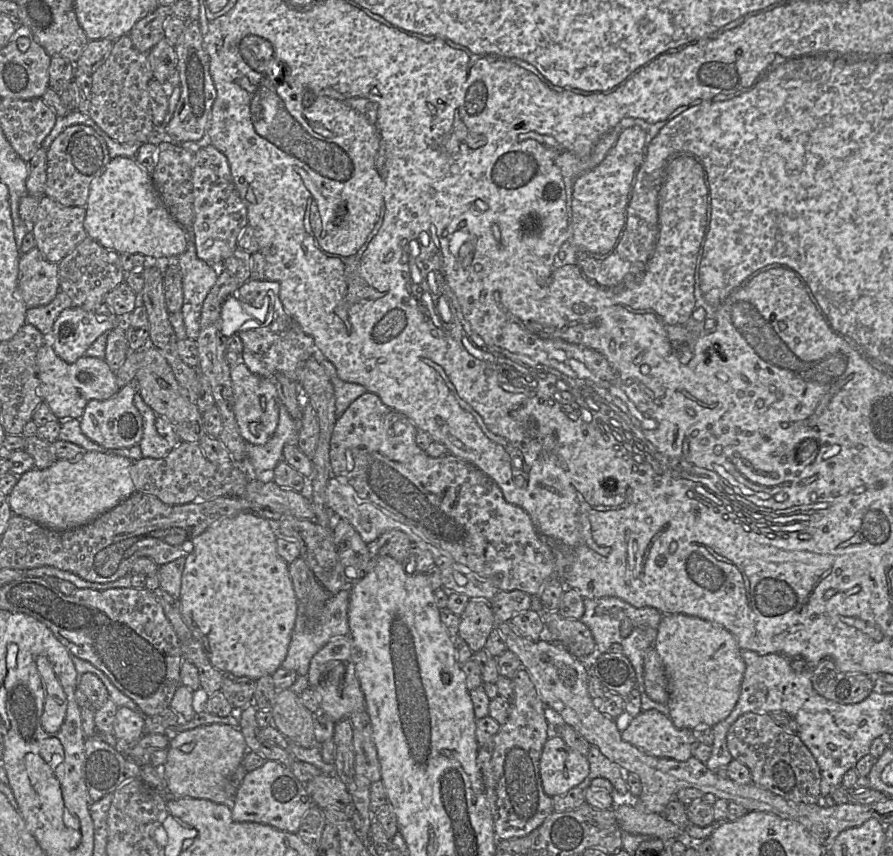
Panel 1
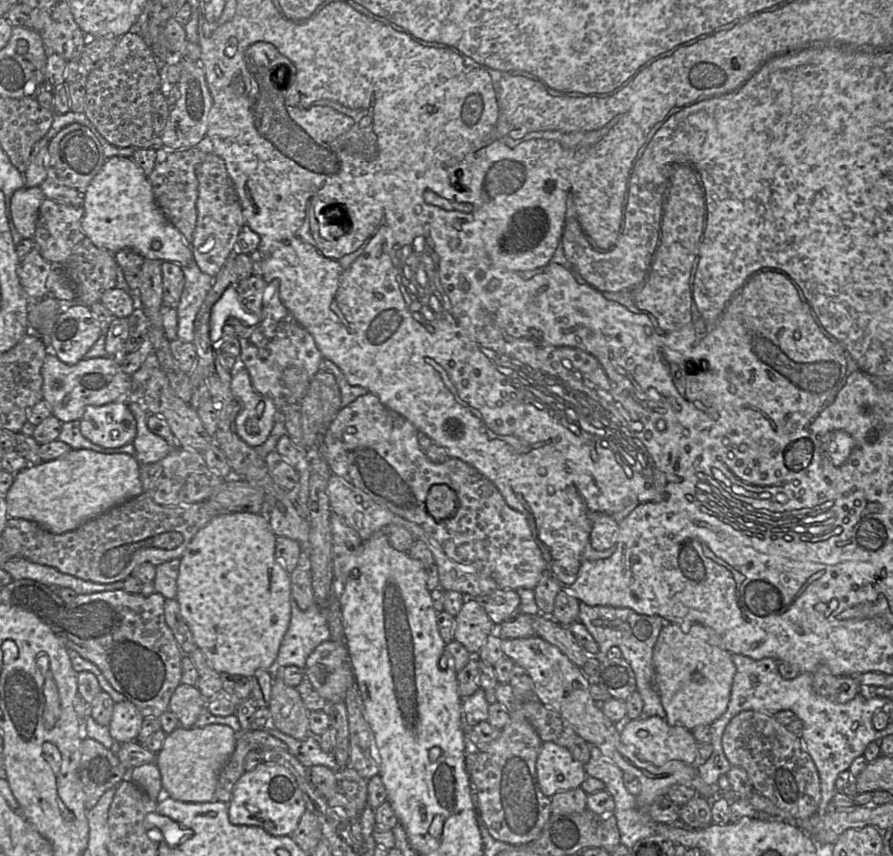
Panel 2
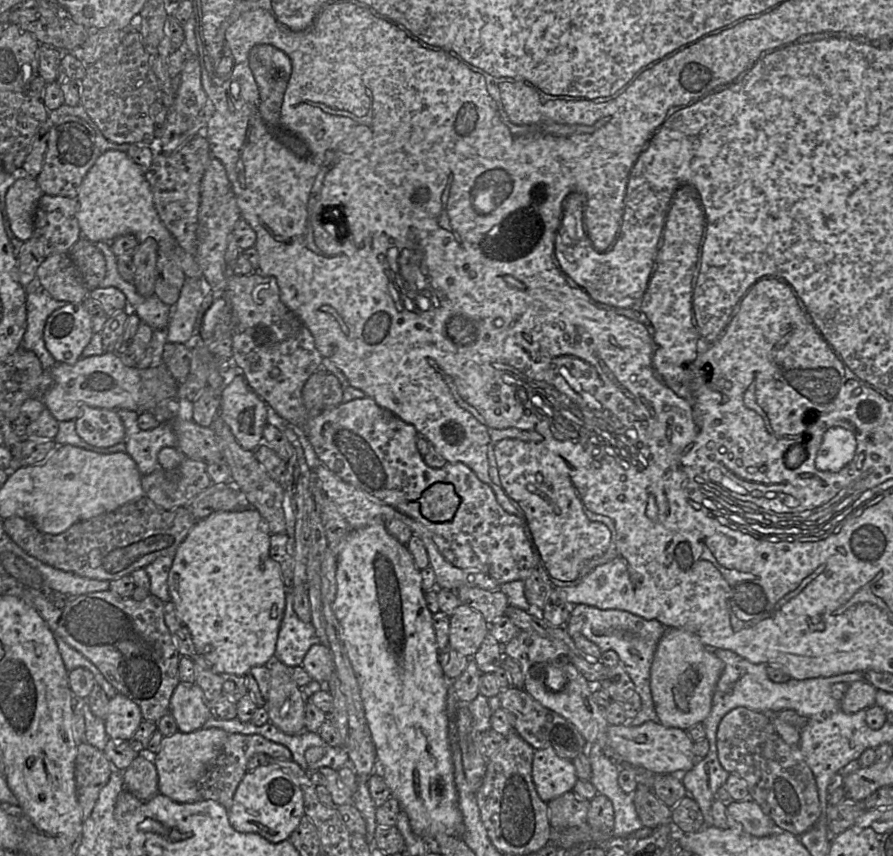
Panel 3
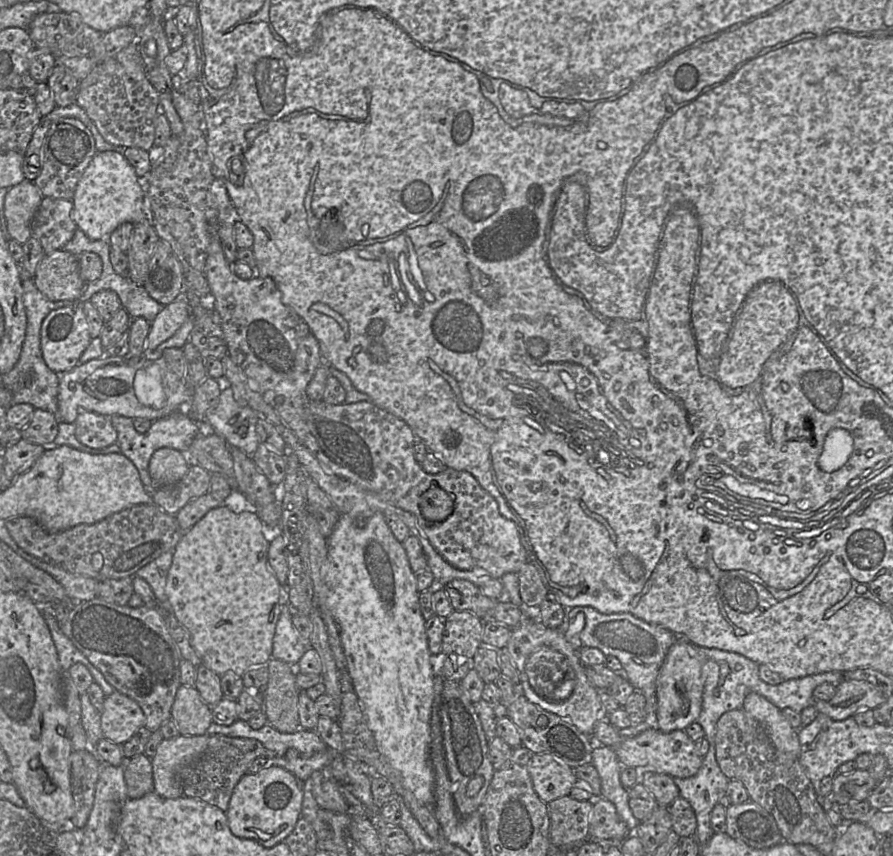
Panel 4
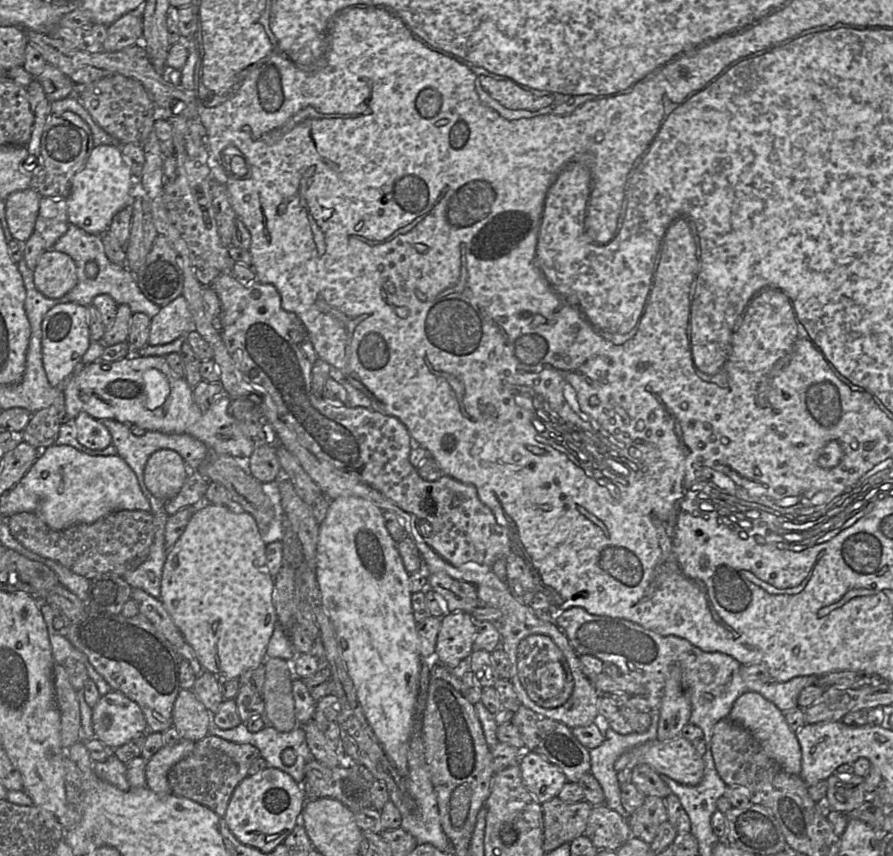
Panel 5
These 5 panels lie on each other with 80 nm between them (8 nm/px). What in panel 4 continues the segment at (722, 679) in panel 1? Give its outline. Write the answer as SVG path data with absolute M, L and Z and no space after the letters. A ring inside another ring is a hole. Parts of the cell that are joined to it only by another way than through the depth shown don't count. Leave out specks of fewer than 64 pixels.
M678 636L678 641L668 650L656 680L657 719L659 730L664 733L684 730L697 721L702 710L704 683L701 662L696 657L693 645Z

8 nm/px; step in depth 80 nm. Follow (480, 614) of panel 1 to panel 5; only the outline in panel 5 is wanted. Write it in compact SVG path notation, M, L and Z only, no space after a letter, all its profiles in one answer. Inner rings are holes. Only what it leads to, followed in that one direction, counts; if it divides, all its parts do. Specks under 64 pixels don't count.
M465 611L449 612L441 618L435 653L442 664L455 664L470 657L476 637L476 622Z

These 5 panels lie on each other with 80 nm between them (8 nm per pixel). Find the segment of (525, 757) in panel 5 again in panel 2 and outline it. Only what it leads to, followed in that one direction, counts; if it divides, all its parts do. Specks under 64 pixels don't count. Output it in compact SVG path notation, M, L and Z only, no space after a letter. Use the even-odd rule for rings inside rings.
M550 741L541 744L536 775L541 792L548 798L580 787L587 776L584 765L572 757L569 749Z

